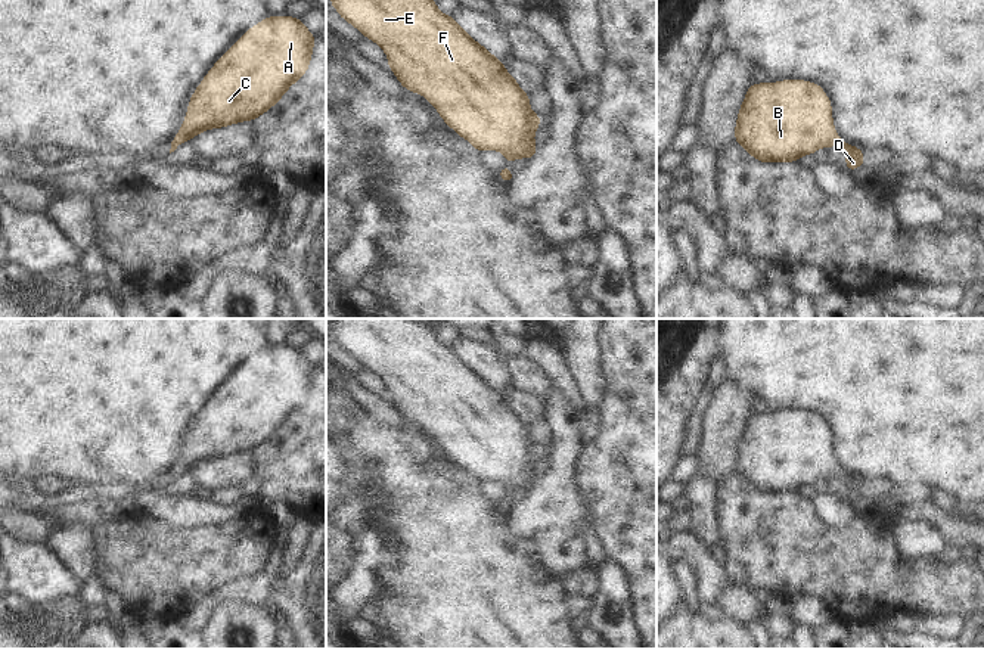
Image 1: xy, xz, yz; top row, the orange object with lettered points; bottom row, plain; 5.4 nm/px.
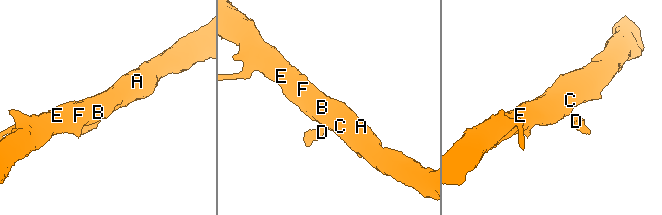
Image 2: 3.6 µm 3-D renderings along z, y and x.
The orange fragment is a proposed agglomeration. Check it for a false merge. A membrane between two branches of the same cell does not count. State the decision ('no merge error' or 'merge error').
no merge error

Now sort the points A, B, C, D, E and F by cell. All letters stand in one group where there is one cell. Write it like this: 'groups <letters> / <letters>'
groups A B C D E F

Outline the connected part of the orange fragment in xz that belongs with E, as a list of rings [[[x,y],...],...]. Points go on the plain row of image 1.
[[[332,319],[329,333],[385,382],[401,416],[420,423],[446,456],[474,479],[502,482],[507,496],[536,485],[534,465],[541,450],[531,441],[528,425],[496,386],[435,336],[432,327],[413,319]]]

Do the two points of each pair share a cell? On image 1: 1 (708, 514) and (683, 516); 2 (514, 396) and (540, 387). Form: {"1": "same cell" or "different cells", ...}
{"1": "different cells", "2": "different cells"}

